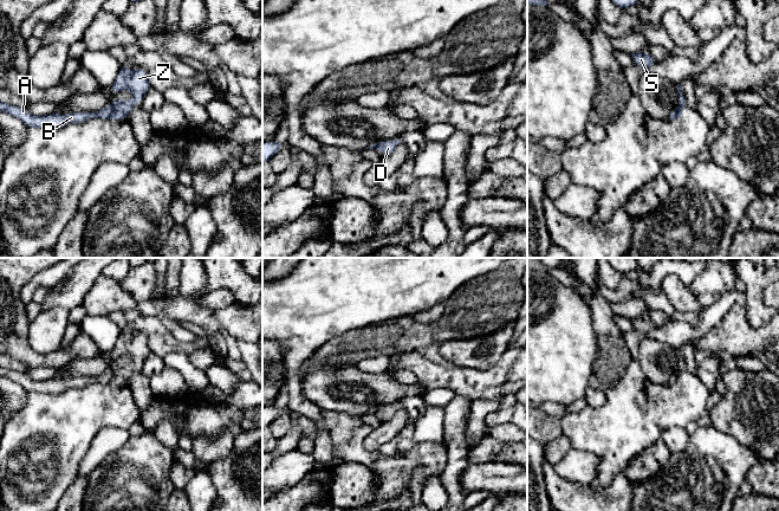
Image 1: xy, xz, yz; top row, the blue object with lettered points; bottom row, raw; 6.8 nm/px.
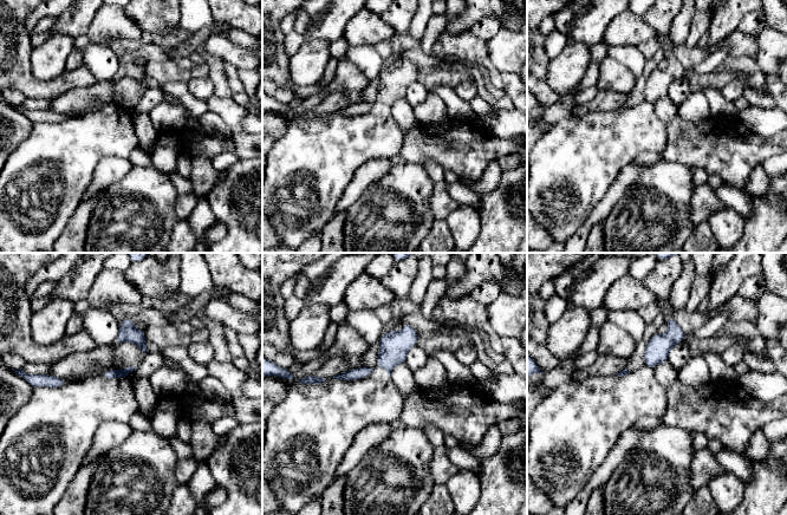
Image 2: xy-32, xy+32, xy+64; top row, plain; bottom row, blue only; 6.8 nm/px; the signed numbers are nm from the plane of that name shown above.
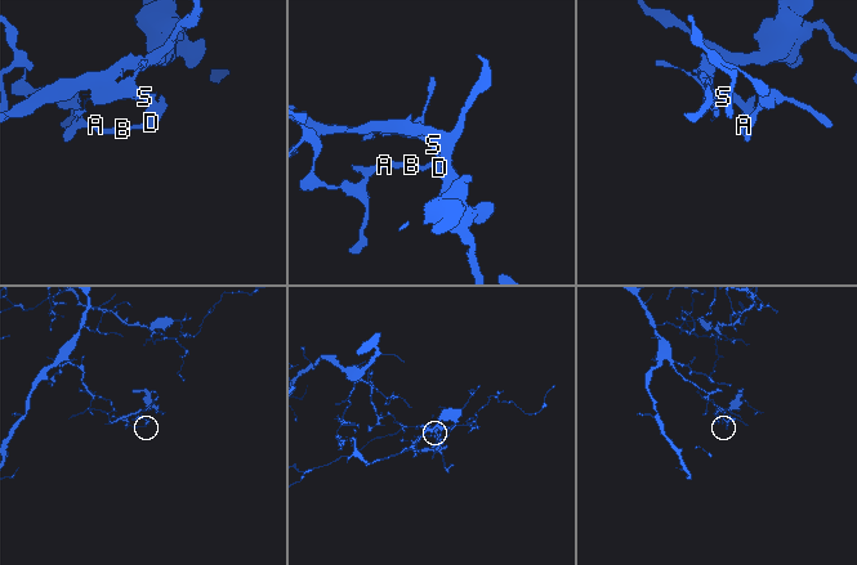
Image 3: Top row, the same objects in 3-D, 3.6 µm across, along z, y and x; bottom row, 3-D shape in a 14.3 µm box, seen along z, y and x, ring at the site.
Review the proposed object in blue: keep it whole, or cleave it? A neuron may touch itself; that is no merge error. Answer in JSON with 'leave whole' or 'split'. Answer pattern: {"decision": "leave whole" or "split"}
{"decision": "split"}

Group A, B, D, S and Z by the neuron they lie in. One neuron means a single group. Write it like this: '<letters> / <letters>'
A B / D S Z

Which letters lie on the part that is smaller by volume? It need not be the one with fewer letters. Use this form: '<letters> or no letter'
D, S, Z

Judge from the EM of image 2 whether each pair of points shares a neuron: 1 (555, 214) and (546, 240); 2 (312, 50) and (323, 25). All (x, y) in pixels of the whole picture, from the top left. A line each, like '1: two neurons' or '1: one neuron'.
1: two neurons
2: two neurons

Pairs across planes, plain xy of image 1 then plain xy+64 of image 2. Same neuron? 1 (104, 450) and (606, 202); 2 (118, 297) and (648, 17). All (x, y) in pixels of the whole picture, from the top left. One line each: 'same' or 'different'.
1: same
2: different

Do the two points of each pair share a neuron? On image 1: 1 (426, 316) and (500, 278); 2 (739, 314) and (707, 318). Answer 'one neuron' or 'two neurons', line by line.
1: two neurons
2: two neurons

